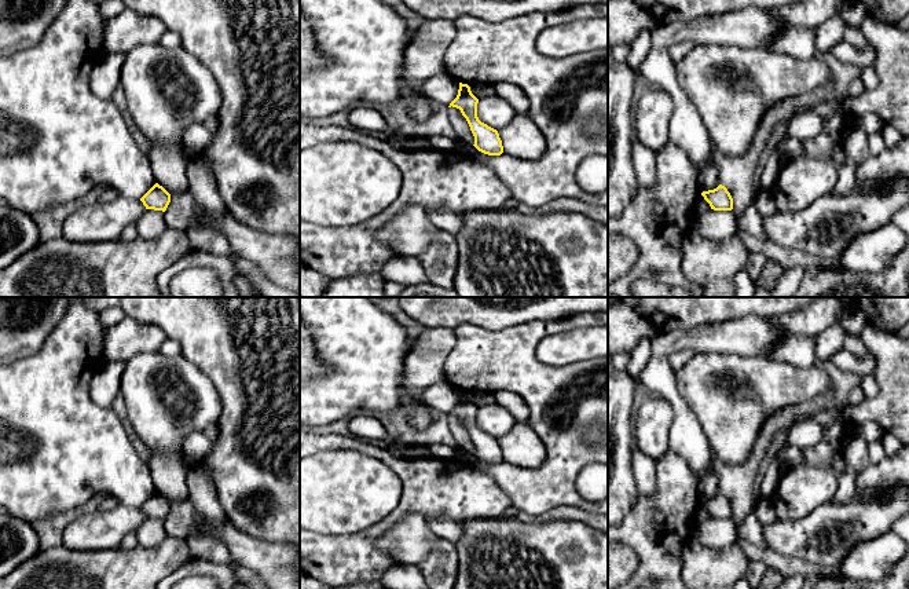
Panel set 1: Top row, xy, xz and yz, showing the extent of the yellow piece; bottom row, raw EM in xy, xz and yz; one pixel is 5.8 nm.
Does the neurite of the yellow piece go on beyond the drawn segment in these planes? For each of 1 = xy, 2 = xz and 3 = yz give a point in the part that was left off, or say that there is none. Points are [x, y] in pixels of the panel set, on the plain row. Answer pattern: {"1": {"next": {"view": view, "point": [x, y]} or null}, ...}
{"1": {"next": null}, "2": {"next": null}, "3": {"next": null}}

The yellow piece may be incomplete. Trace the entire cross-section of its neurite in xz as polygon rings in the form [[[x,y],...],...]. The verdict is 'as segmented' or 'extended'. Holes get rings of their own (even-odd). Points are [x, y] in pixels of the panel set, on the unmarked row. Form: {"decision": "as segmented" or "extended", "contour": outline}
{"decision": "as segmented", "contour": [[[459,391],[457,406],[448,416],[457,416],[466,427],[474,445],[474,456],[488,464],[501,464],[503,461],[502,449],[496,438],[481,431],[477,425],[479,407],[472,402],[468,392]]]}

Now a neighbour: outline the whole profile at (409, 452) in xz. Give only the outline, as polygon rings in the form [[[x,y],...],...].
[[[406,446],[402,449],[389,449],[391,453],[403,460],[421,460],[421,458],[432,458],[433,454],[429,450],[429,446]]]

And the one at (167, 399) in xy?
[[[140,352],[125,362],[121,376],[121,395],[127,417],[149,453],[176,457],[183,453],[184,439],[208,427],[216,427],[223,406],[212,381],[183,355],[175,358],[160,352]]]

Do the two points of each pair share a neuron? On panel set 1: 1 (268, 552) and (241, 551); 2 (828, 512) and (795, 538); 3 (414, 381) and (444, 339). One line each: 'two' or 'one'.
1: one
2: one
3: one

